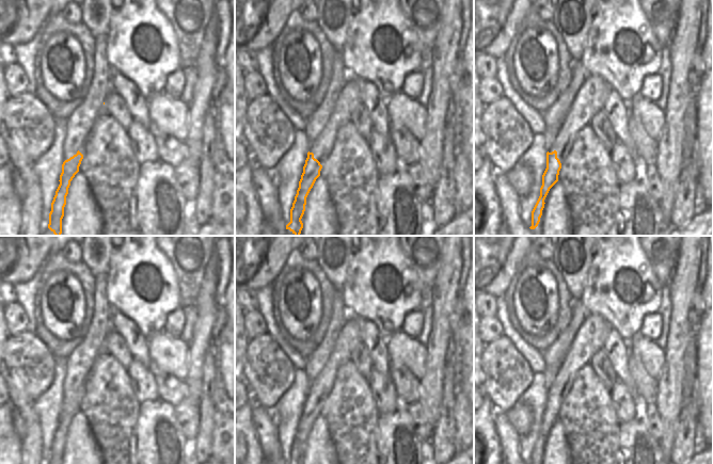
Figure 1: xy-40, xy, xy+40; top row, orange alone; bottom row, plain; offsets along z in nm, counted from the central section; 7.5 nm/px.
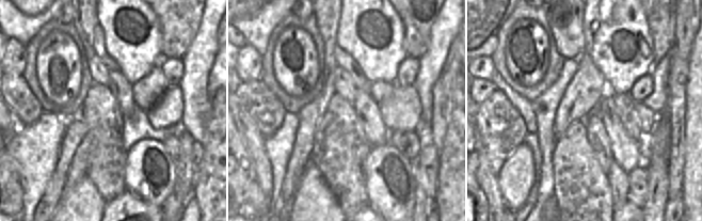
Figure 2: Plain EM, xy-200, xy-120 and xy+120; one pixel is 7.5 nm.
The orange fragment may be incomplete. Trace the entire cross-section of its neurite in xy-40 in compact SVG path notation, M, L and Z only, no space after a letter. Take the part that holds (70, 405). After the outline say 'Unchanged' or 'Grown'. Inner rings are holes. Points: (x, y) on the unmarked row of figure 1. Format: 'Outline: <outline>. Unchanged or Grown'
Outline: M107 274L94 276L94 314L90 322L90 329L83 341L68 355L66 358L66 378L64 380L64 401L62 403L62 412L58 421L58 428L51 442L51 450L49 452L48 464L62 464L64 455L64 446L66 444L66 435L70 420L79 411L79 405L83 398L83 394L79 388L84 385L85 380L92 369L92 365L104 346L105 337L111 327L111 306L107 301Z. Grown.

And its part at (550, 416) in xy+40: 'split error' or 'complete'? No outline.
complete

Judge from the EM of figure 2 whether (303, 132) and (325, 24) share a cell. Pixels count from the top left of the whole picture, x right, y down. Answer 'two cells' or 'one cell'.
one cell

